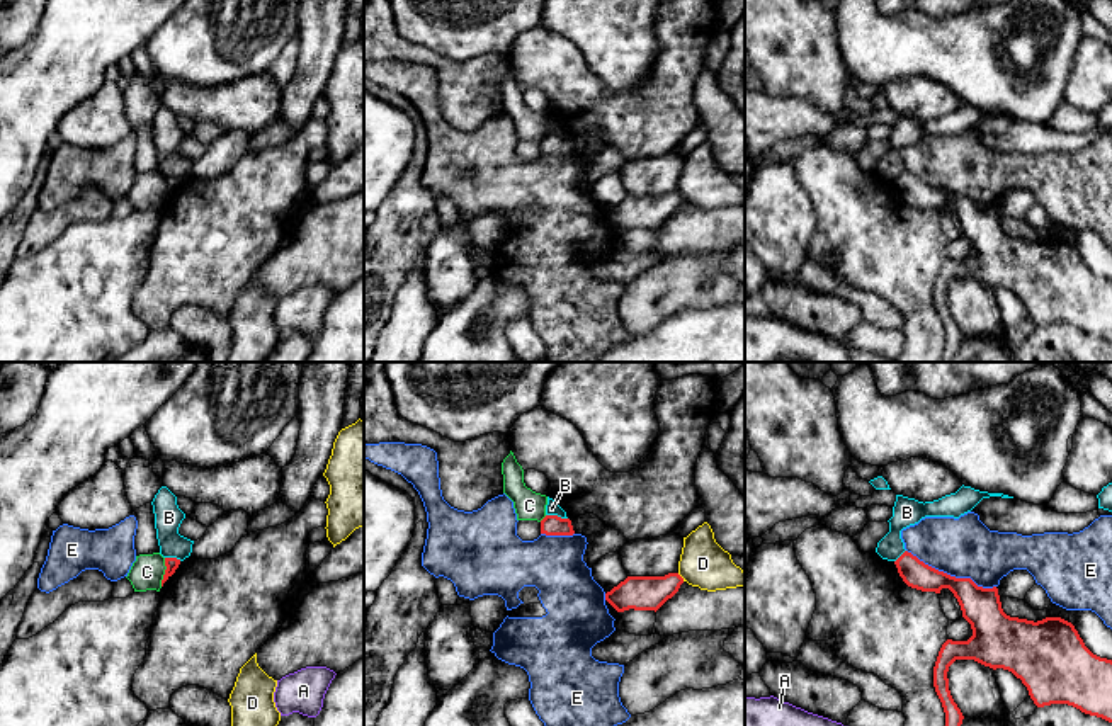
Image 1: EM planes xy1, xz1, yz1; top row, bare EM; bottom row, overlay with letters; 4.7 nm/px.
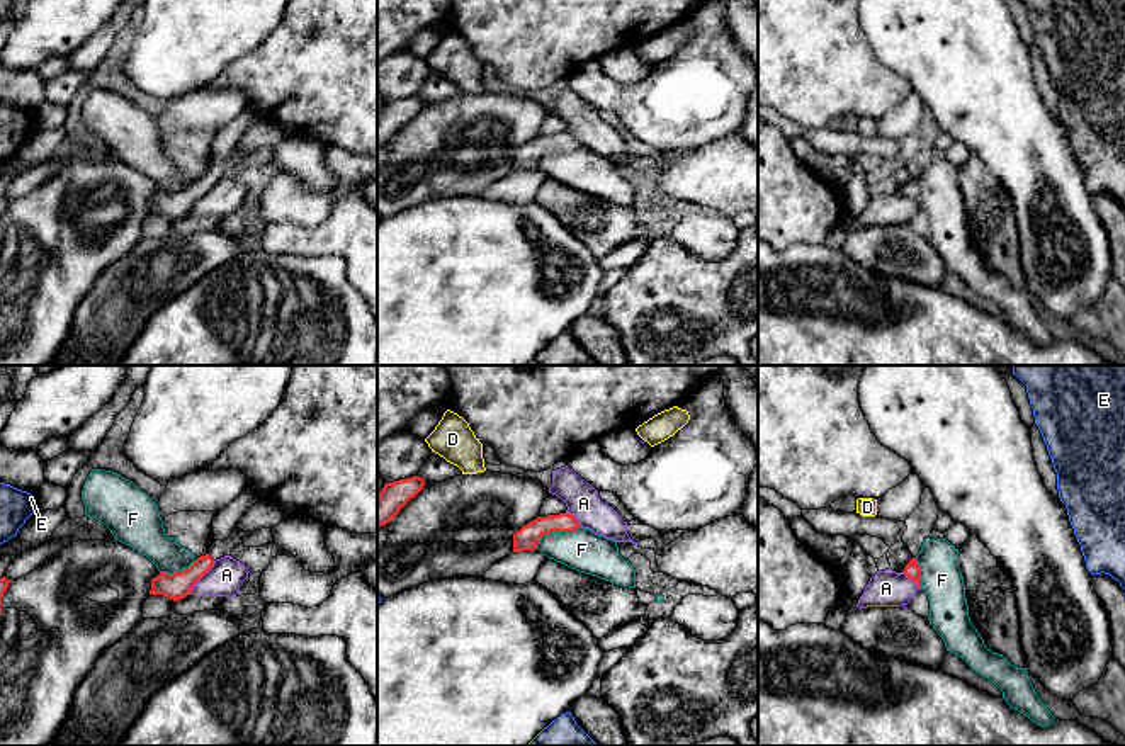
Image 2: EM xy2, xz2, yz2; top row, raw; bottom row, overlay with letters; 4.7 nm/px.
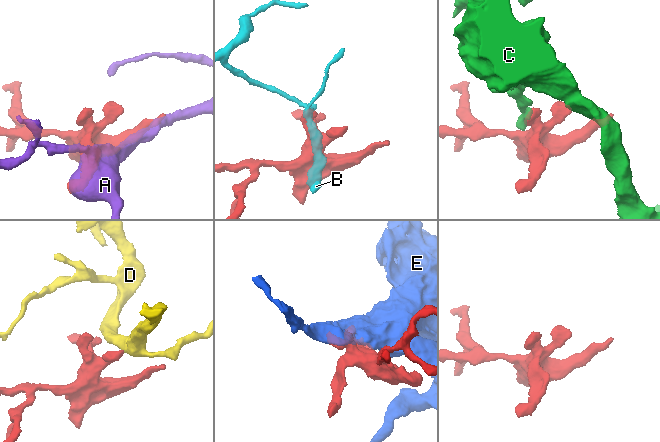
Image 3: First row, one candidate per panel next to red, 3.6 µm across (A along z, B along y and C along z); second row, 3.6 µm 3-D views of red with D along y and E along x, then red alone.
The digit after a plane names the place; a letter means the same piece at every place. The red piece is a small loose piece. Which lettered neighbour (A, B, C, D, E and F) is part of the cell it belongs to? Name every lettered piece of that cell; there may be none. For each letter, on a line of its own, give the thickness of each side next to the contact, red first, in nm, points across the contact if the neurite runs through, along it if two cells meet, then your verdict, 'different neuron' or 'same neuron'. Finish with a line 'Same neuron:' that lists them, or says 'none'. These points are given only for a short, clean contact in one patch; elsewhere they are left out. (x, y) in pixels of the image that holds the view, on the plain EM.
A: calibres 130 and 160 nm; border xy2 (214, 180), (187, 213); different neuron
B: calibres 100 and 60 nm; border xz1 (546, 133), (567, 138); different neuron
C: calibres 60 and 160 nm; border xy1 (165, 177), (165, 192), (160, 204); different neuron
D: calibres 160 and 220 nm; border xz1 (677, 192), (684, 199); different neuron
E: calibres 190 and 280 nm; different neuron
F: calibres 110 and 200 nm; different neuron
Same neuron: none

